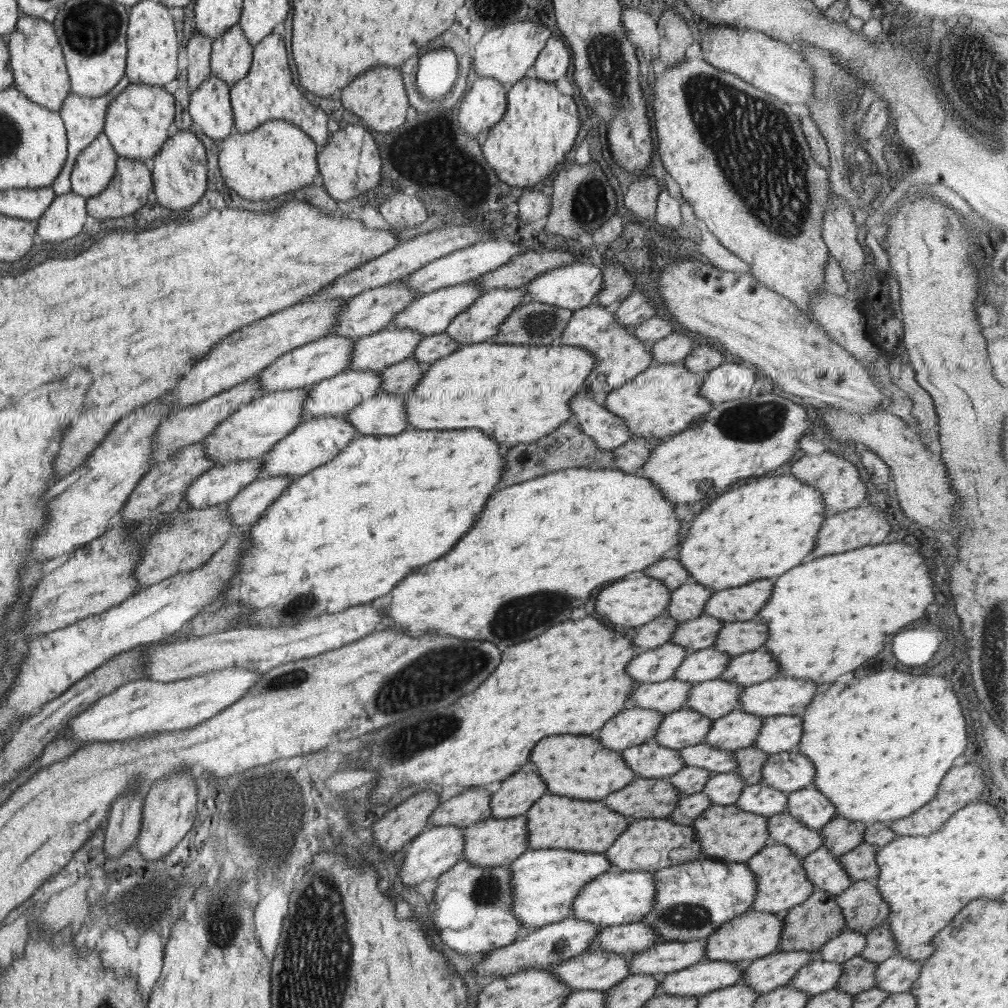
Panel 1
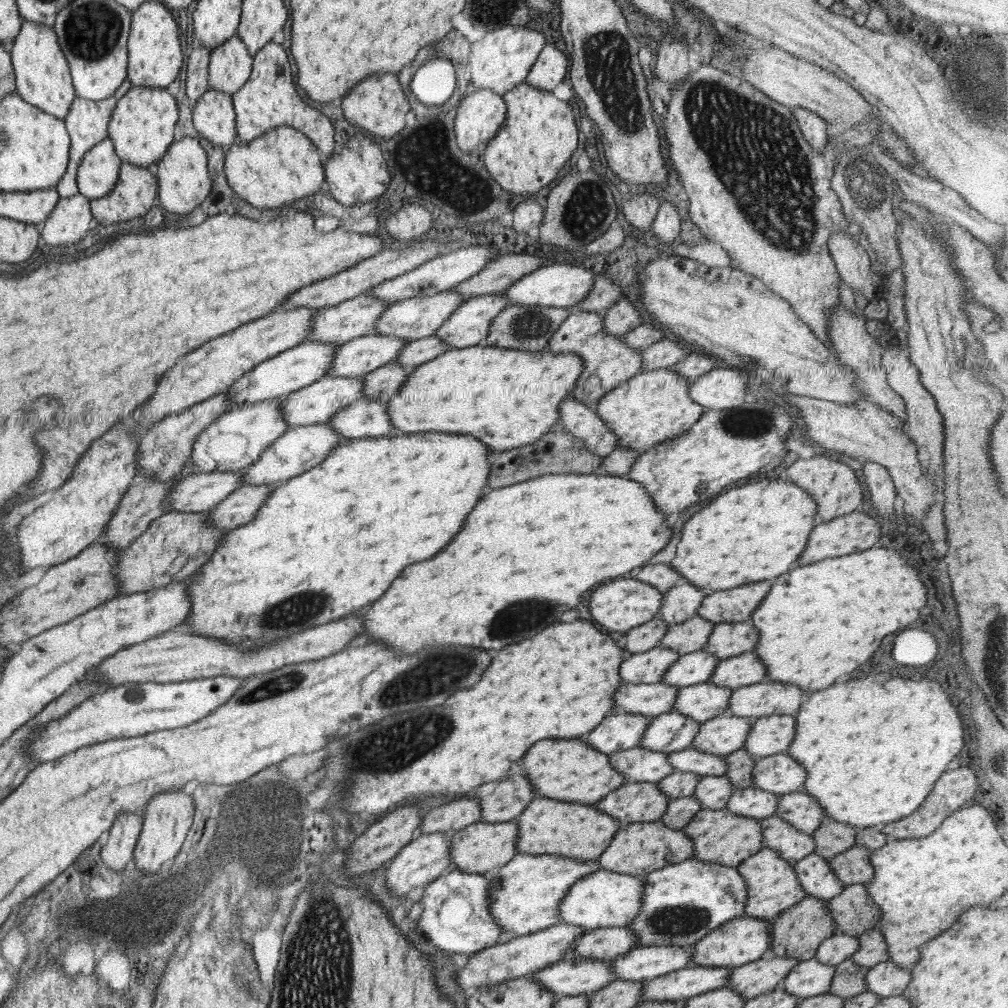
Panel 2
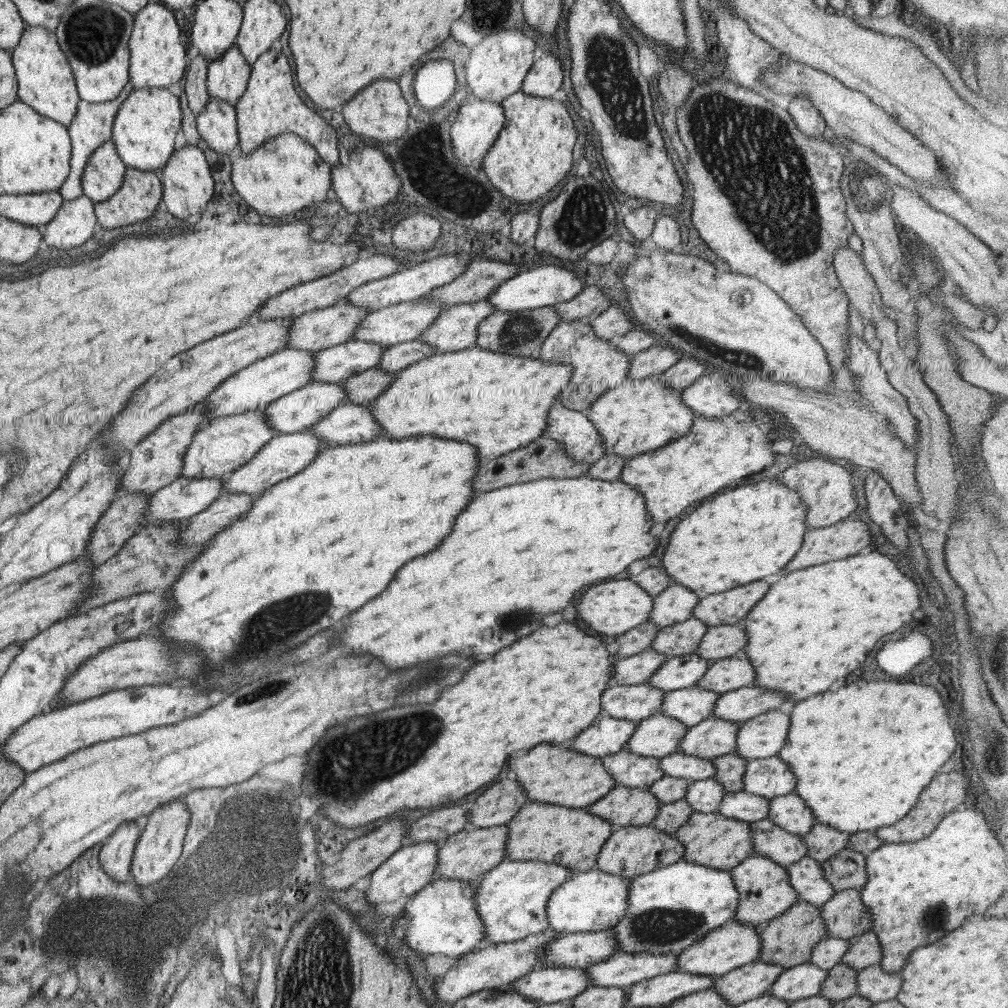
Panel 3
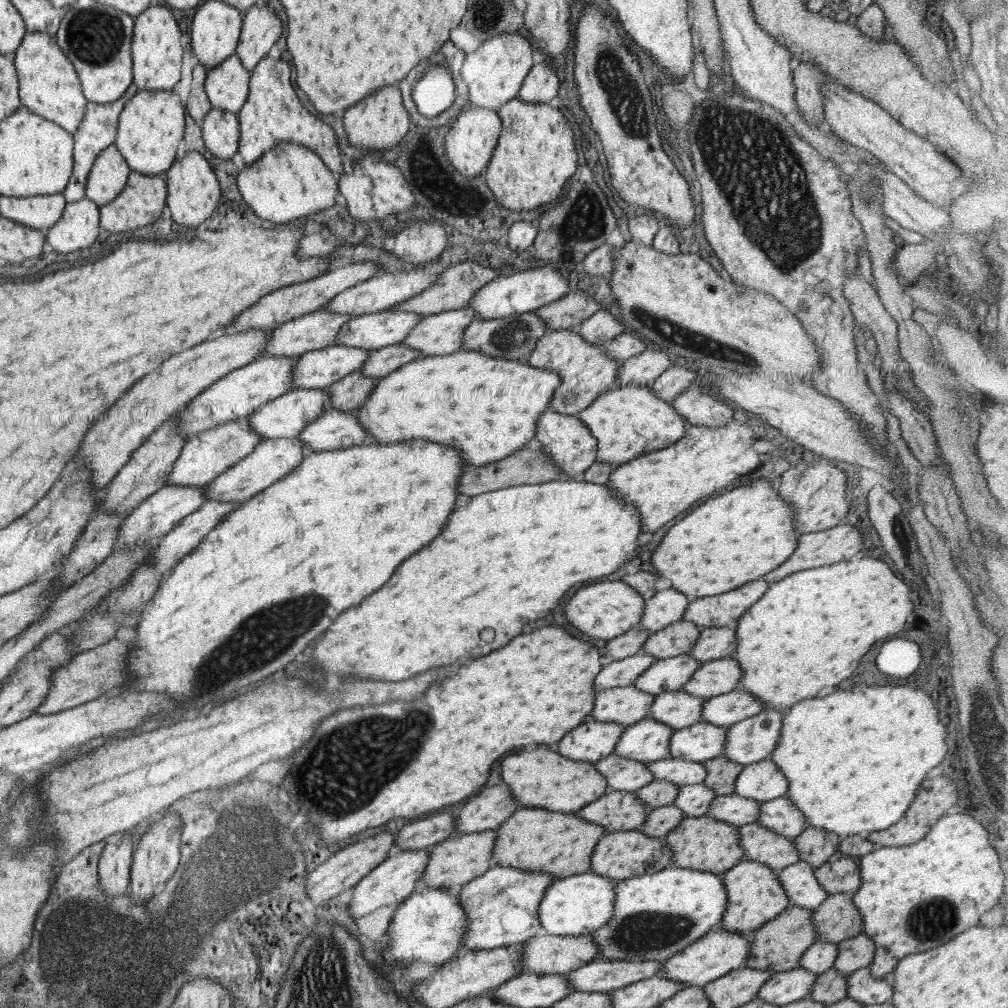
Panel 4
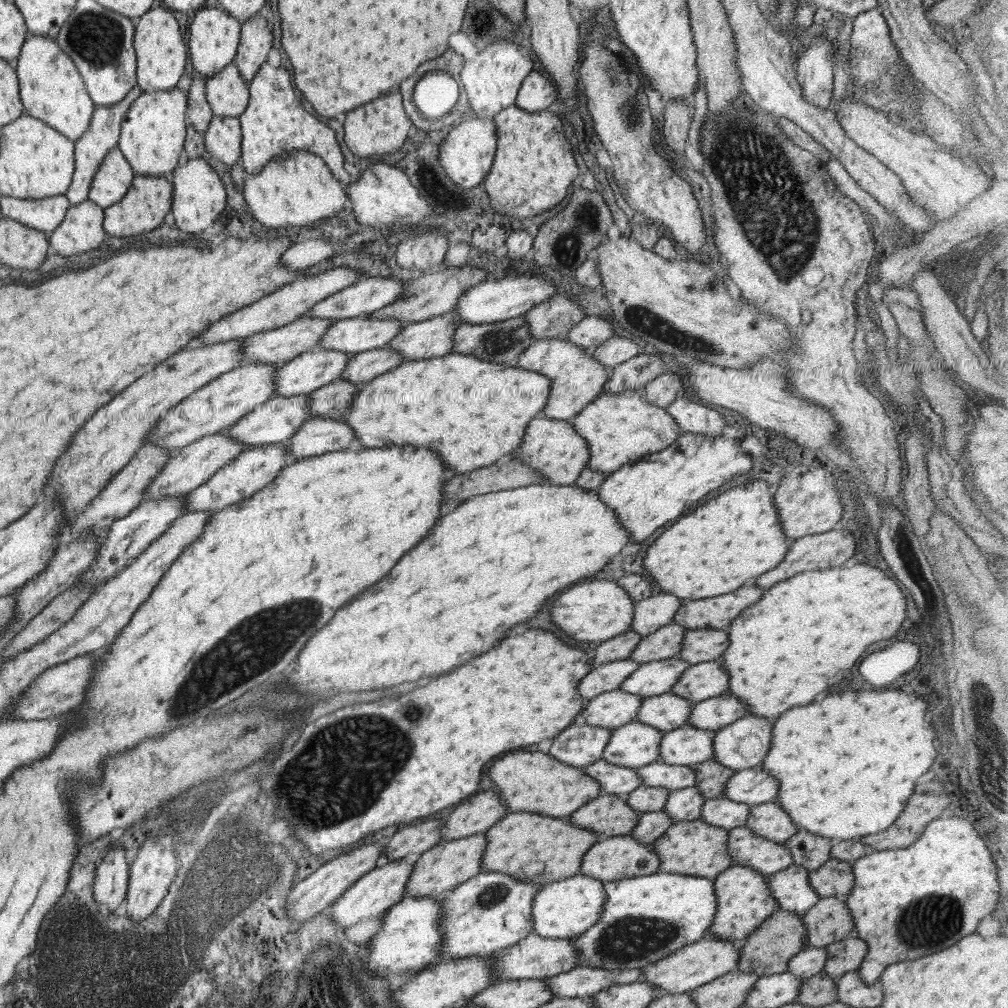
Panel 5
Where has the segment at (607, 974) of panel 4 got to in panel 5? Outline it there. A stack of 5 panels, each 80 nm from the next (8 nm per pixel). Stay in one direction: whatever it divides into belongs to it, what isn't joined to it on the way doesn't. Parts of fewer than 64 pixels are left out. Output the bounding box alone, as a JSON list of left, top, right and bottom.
[545,967,642,998]

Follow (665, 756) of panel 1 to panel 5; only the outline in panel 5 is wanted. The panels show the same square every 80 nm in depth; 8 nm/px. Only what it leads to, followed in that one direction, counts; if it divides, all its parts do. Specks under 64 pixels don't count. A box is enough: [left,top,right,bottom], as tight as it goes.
[582,759,641,796]

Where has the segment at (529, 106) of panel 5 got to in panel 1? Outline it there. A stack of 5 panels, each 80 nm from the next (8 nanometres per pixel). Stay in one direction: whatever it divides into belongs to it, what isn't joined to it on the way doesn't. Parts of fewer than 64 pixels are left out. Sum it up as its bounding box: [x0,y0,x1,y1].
[531,37,571,82]

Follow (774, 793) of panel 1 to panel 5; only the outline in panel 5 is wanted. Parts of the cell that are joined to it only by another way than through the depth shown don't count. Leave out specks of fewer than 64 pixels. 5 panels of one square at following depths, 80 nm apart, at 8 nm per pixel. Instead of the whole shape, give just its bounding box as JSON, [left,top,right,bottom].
[699,796,748,831]

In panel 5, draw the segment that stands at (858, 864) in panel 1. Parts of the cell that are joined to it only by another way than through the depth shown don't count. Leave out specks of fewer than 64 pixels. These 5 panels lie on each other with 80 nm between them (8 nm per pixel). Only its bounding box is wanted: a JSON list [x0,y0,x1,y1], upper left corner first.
[808,858,853,898]

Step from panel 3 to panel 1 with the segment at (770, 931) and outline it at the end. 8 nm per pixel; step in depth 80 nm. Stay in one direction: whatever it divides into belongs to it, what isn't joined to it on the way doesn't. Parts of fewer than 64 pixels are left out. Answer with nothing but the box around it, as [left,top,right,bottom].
[778,888,845,951]

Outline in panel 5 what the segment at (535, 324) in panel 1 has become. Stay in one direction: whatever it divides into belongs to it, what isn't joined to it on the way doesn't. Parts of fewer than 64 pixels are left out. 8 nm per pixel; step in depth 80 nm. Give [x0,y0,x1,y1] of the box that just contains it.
[451,315,533,366]

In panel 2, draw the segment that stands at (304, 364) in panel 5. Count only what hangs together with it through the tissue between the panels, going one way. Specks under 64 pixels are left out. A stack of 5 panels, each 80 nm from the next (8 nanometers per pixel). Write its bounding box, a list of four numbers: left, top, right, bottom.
[327,333,406,378]

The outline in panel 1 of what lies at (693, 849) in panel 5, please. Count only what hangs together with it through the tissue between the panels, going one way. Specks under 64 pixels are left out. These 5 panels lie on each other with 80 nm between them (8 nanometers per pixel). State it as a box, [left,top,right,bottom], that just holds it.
[690,804,769,863]

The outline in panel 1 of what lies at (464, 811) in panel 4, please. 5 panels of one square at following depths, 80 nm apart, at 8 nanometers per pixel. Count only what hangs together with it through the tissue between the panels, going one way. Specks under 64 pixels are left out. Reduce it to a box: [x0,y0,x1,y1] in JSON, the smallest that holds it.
[488,769,546,818]

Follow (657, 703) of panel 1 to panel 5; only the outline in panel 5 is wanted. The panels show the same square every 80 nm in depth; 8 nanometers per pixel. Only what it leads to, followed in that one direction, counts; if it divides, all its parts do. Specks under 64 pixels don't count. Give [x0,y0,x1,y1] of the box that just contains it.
[575,688,642,731]

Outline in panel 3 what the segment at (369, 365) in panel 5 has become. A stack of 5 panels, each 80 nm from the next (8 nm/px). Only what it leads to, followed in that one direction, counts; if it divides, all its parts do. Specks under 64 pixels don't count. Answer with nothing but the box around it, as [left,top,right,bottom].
[375,339,435,373]

